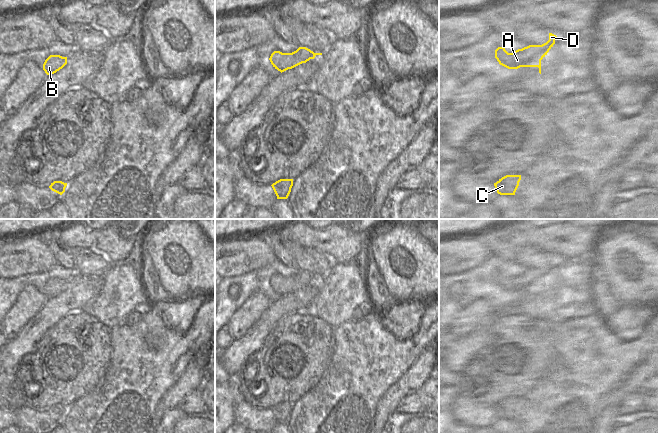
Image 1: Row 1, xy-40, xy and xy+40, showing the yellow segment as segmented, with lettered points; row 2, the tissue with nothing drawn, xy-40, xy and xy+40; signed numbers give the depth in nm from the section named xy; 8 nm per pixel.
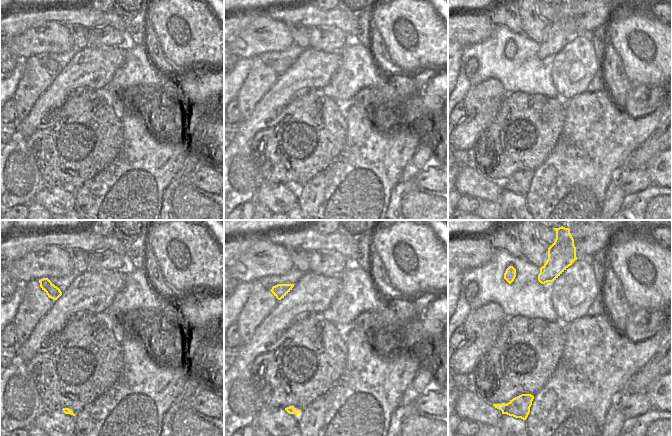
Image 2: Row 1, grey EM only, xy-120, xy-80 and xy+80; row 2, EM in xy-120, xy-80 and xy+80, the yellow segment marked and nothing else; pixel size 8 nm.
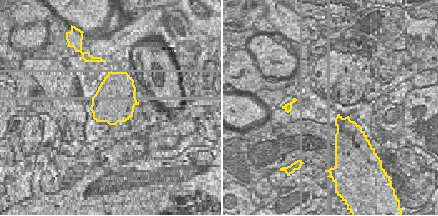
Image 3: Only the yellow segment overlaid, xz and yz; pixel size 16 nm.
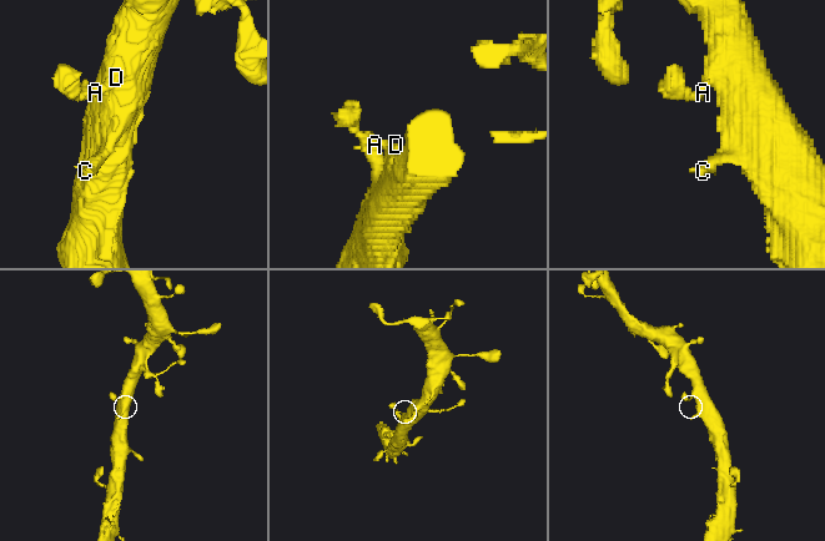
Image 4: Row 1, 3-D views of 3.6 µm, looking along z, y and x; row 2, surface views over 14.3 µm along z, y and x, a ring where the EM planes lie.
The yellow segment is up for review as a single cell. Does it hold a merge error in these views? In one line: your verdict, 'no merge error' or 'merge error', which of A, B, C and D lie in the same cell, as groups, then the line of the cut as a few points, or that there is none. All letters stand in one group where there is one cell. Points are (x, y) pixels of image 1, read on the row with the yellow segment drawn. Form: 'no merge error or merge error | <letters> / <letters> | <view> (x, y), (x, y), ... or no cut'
no merge error | A B C D | no cut

